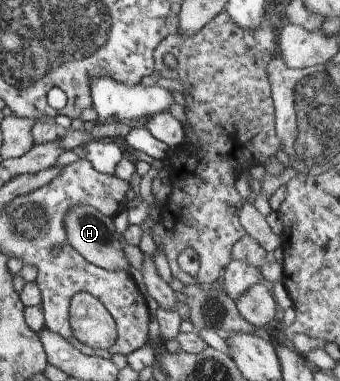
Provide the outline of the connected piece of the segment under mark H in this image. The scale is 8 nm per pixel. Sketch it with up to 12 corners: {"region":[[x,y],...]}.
{"region":[[75,204],[65,240],[87,262],[128,275],[112,216]]}

